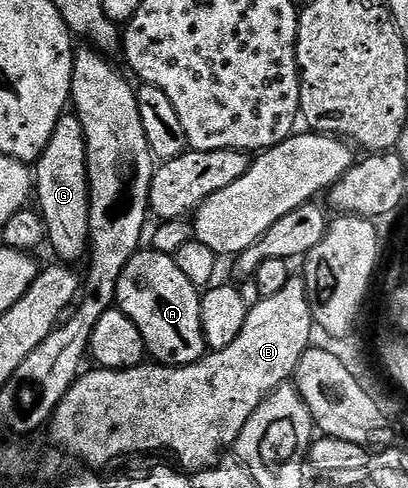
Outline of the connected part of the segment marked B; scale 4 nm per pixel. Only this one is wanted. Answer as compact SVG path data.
M292 276L276 296L259 298L247 309L244 328L240 328L240 336L236 336L228 348L207 353L191 366L133 366L130 370L134 374L134 456L144 455L145 450L174 450L178 458L194 458L198 468L215 465L219 461L218 453L237 443L252 412L279 386L295 377L303 356L312 346L310 333L315 330L305 281Z

